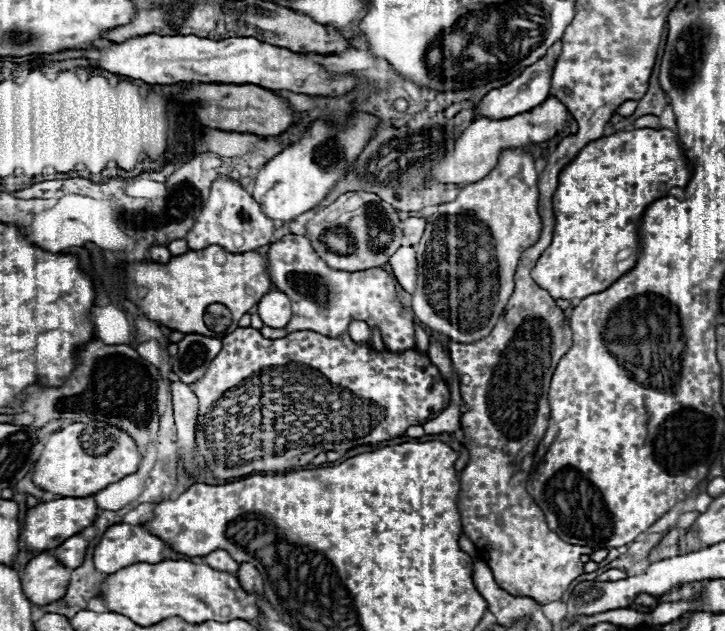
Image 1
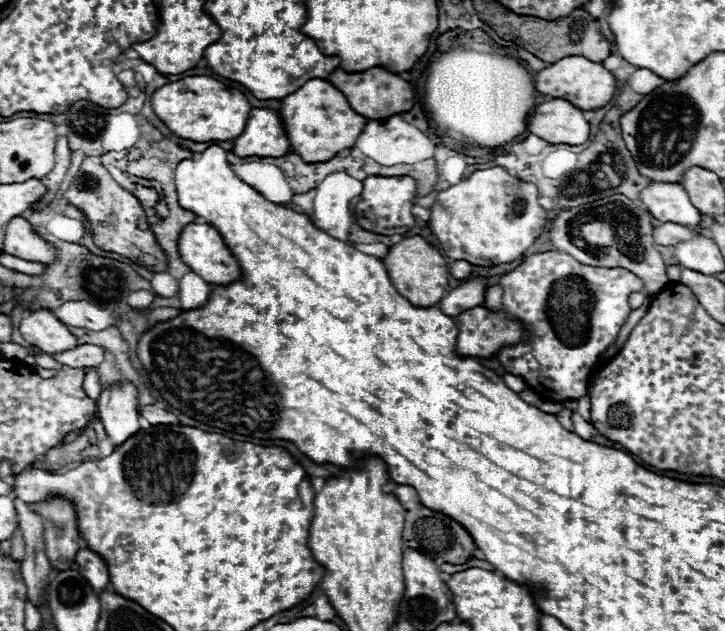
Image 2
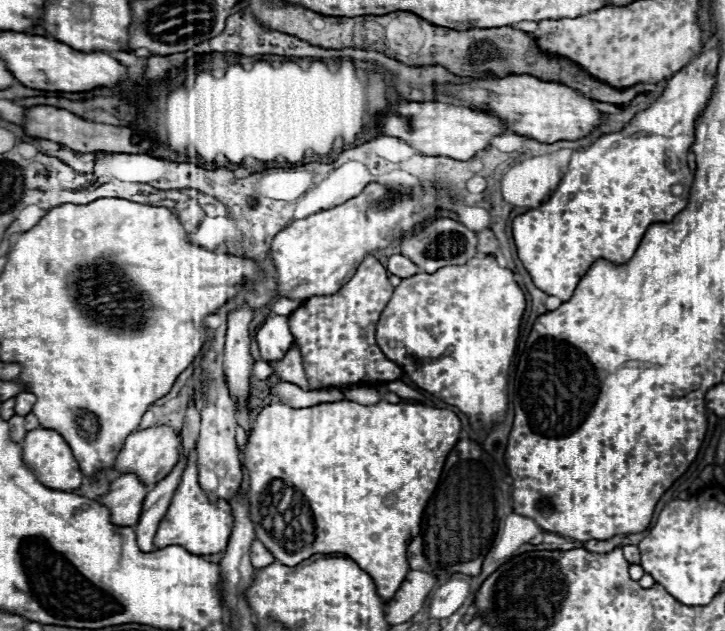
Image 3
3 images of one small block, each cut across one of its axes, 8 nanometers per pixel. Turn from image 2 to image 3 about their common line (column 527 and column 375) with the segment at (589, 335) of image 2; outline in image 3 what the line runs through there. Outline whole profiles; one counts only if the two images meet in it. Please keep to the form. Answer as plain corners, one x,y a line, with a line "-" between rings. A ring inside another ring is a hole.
368,254
356,274
332,296
312,296
290,314
290,332
304,358
310,390
342,388
352,384
378,384
398,380
402,368
388,360
376,344
376,322
392,296
386,268

